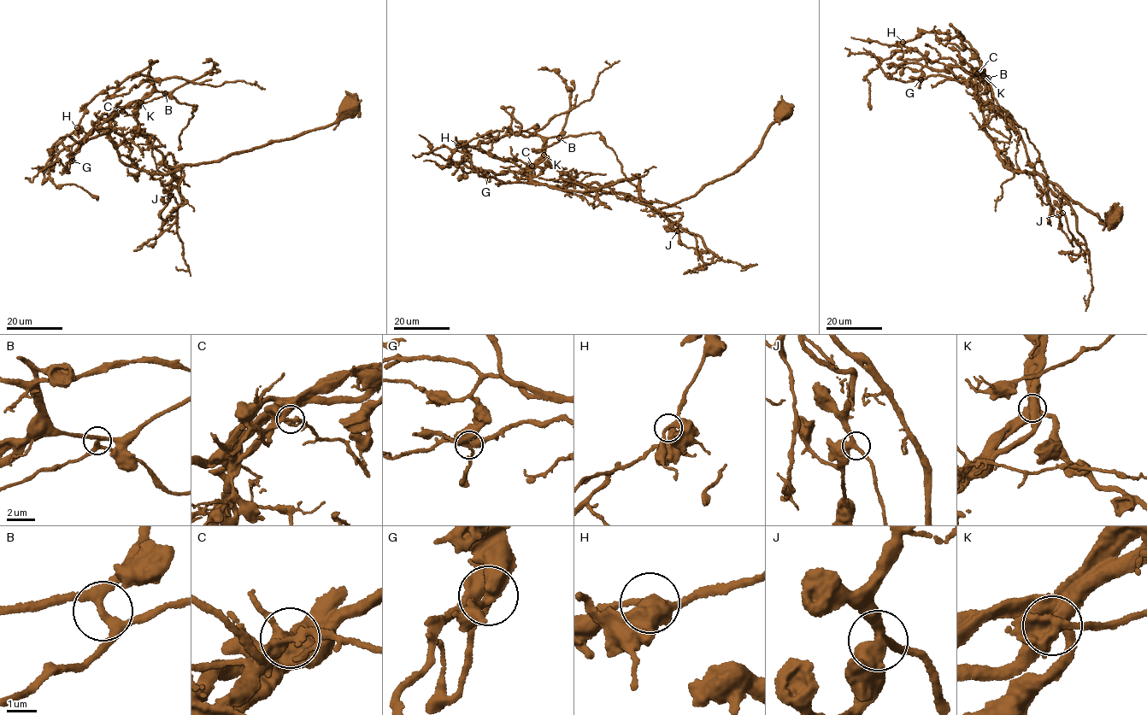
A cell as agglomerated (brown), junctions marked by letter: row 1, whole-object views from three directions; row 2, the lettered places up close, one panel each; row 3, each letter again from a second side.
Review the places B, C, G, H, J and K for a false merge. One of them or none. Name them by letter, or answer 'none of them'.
C

